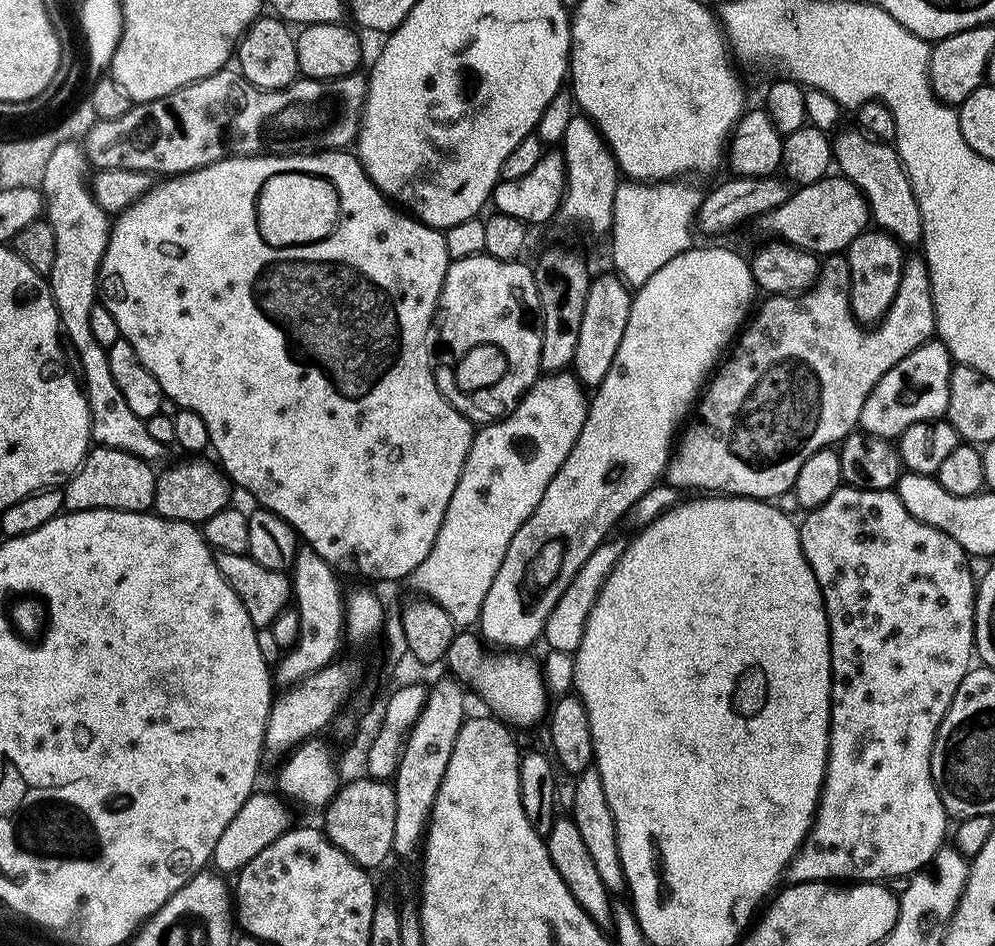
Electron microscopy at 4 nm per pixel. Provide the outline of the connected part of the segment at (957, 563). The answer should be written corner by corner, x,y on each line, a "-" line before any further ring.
842,486
834,494
834,498
830,498
830,502
826,502
821,508
811,509
807,513
808,516
799,525
800,541
802,542
802,550
804,556
808,560
808,565
814,570
814,574
818,578
818,586
824,595
824,609
828,612
828,629
830,630
830,638
832,639
832,737
830,738
830,746
828,747
828,777
824,779
824,795
820,797
820,806
816,809
816,820
812,824
812,831
804,840
804,844
800,847
799,854
792,859
792,867
788,869
786,876
792,884
822,884
825,882
892,882
888,880
900,880
911,878
917,872
923,872
925,868
931,864
932,859
943,850
946,846
944,840
948,836
948,823
950,817
948,811
944,809
942,798
936,789
936,783
932,777
932,751
936,745
936,735
940,732
940,724
946,718
946,714
950,710
950,706
954,702
954,698
958,694
958,690
962,686
962,682
968,677
969,672
974,668
974,657
976,656
976,593
978,591
977,577
972,577
972,568
970,557
967,552
962,550
962,546
958,546
958,542
954,542
954,538
950,538
946,534
942,534
938,530
934,530
930,526
926,526
922,522
915,520
910,514
910,510
906,510
906,506
901,502
900,497
895,491
891,492
871,492
870,490
858,490

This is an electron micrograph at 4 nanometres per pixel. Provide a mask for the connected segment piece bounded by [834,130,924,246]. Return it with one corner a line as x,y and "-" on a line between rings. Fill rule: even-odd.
854,130
854,132
844,132
834,140
834,164
845,181
851,184
868,204
870,220
879,231
886,232
893,236
899,244
911,246
919,245
924,239
924,219
922,210
918,206
918,198
912,189
912,180
908,177
908,171
904,168
904,163
900,161
895,147
891,143
881,143
879,140
871,139
864,132

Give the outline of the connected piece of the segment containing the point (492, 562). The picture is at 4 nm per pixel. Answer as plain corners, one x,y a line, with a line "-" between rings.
545,375
537,380
515,412
477,431
458,490
454,490
454,498
450,498
450,510
446,510
438,542
434,542
430,558
426,558
410,578
416,594
442,606
459,629
468,630
479,623
486,596
494,585
494,578
498,578
498,570
502,570
502,562
506,562
506,550
510,550
514,534
518,534
534,510
538,510
550,482
554,482
558,470
566,466
566,458
570,458
582,434
582,426
586,426
590,400
587,395
583,396
585,392
575,375

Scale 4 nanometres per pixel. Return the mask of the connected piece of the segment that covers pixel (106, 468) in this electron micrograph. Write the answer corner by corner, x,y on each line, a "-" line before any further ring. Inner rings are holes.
93,447
88,459
69,479
63,489
64,506
68,512
142,512
151,513
156,507
156,481
158,472
149,461
134,458
122,450

